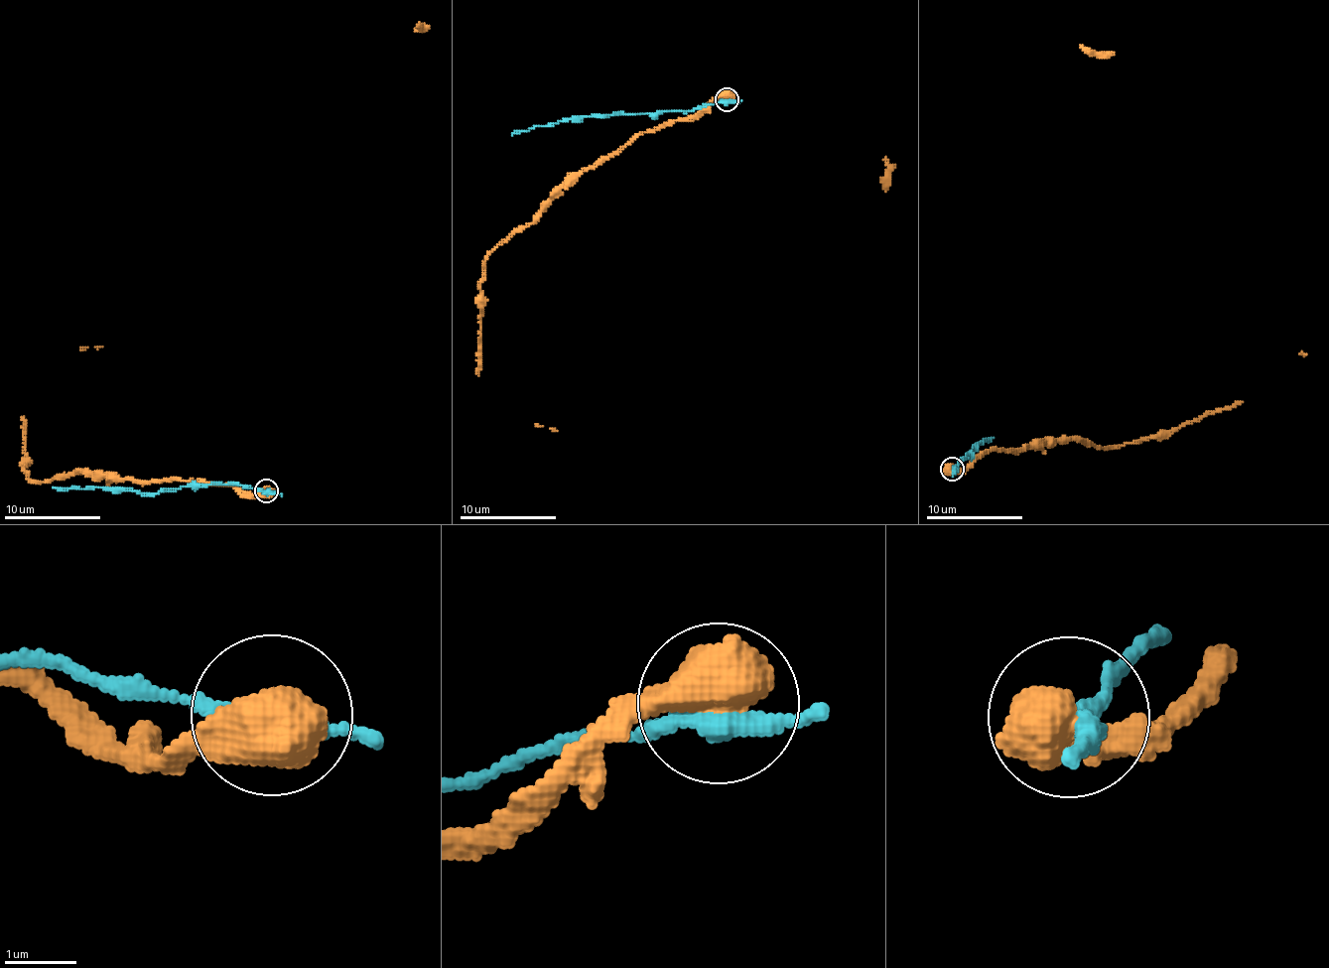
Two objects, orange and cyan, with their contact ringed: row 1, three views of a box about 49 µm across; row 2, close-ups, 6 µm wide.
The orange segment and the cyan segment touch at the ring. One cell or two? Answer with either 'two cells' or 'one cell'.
two cells

